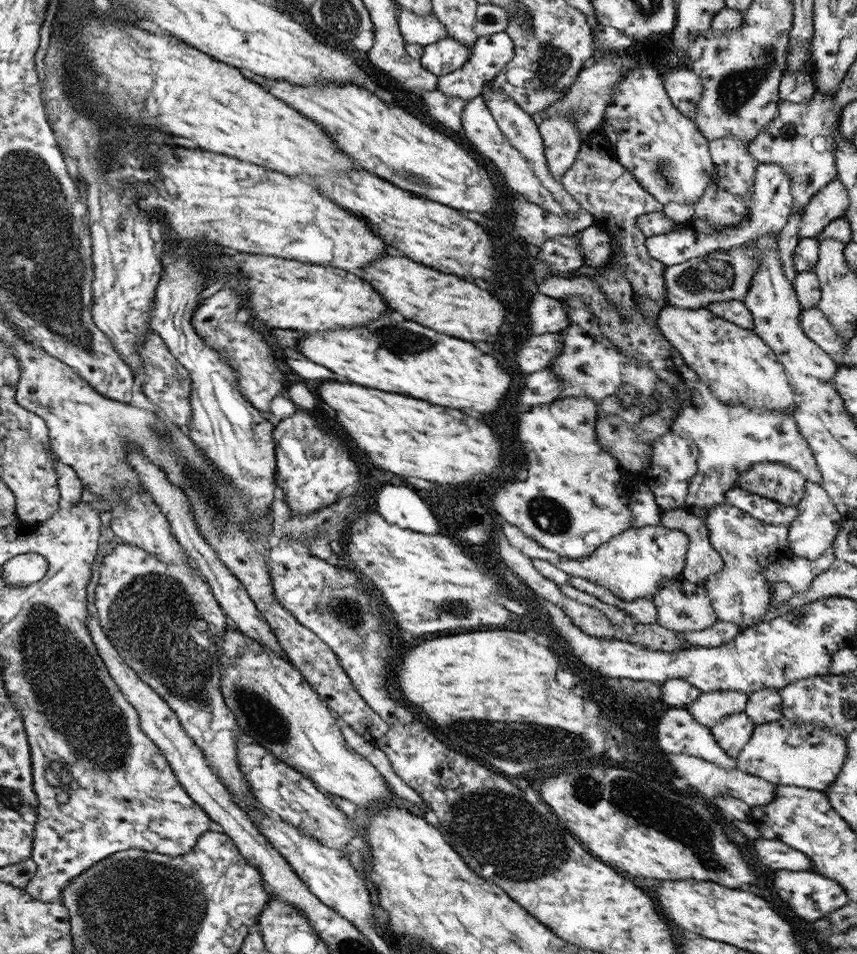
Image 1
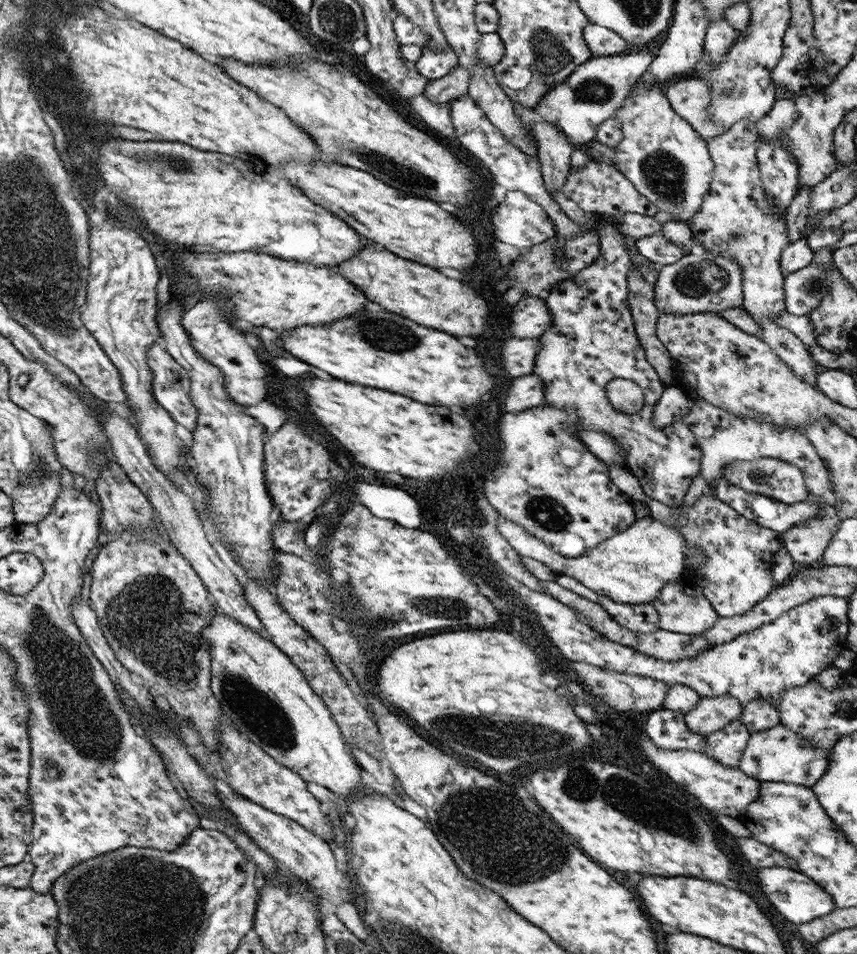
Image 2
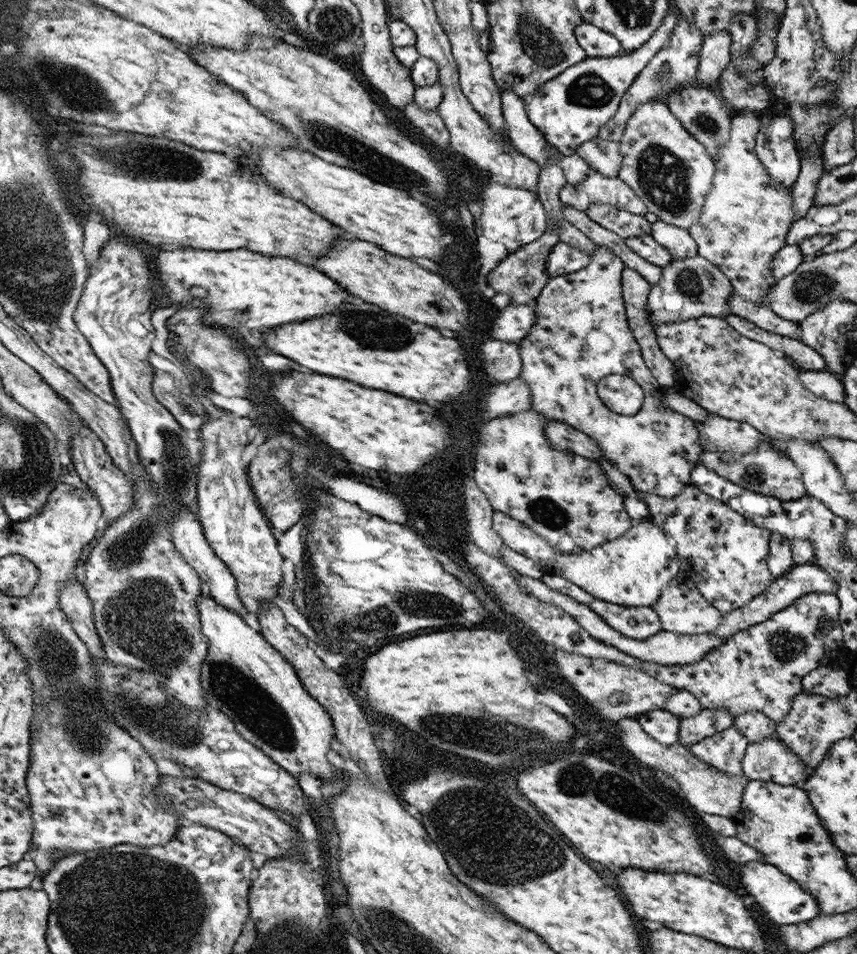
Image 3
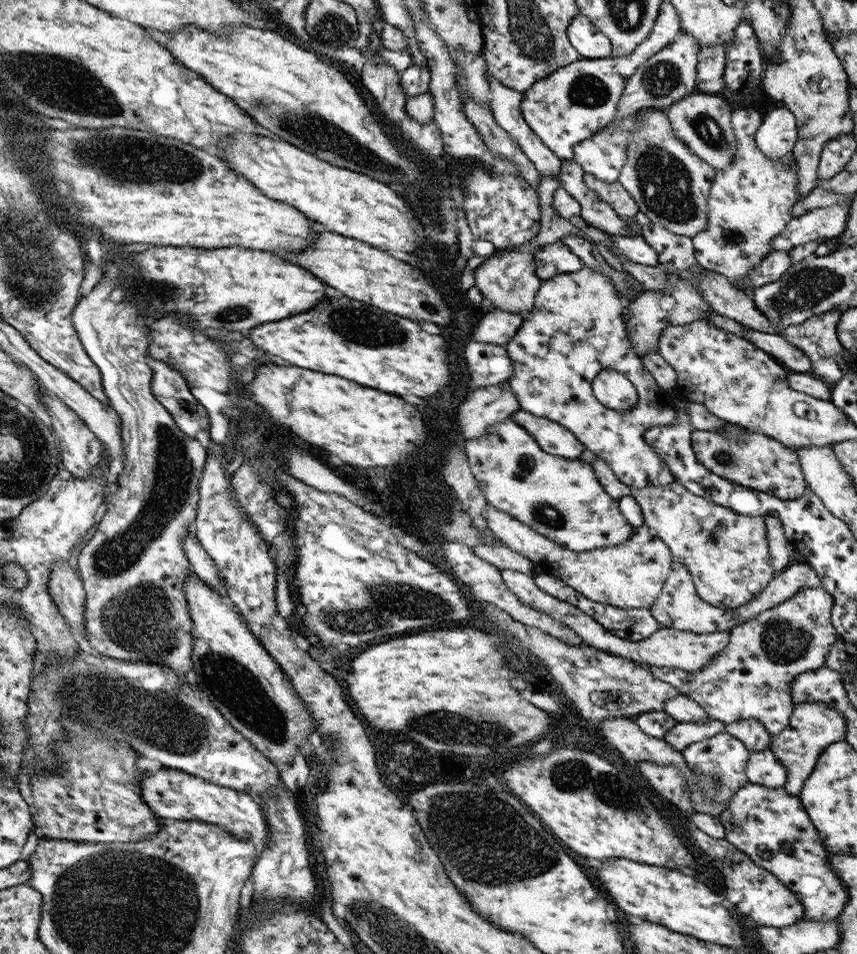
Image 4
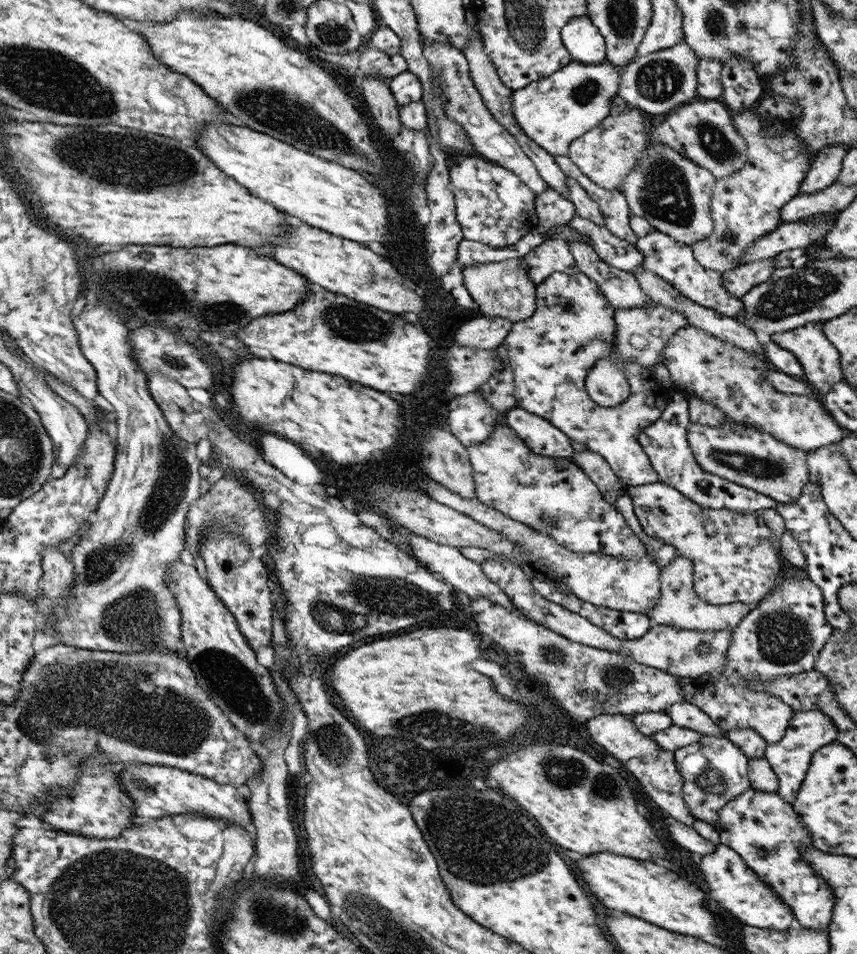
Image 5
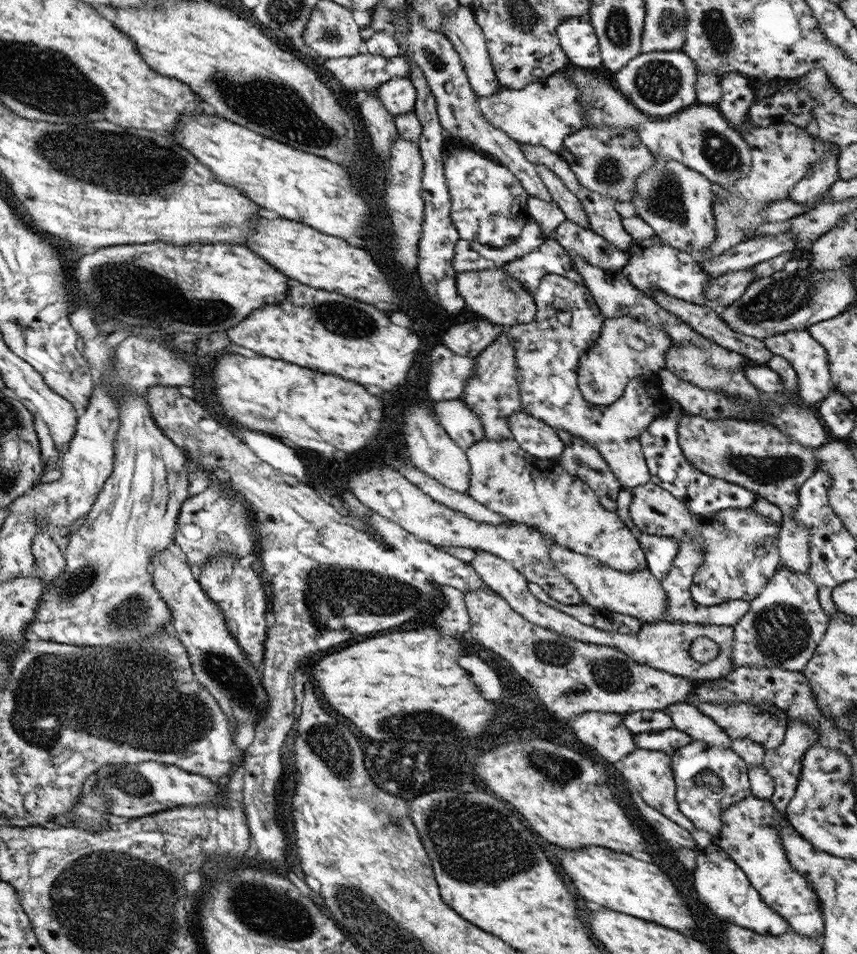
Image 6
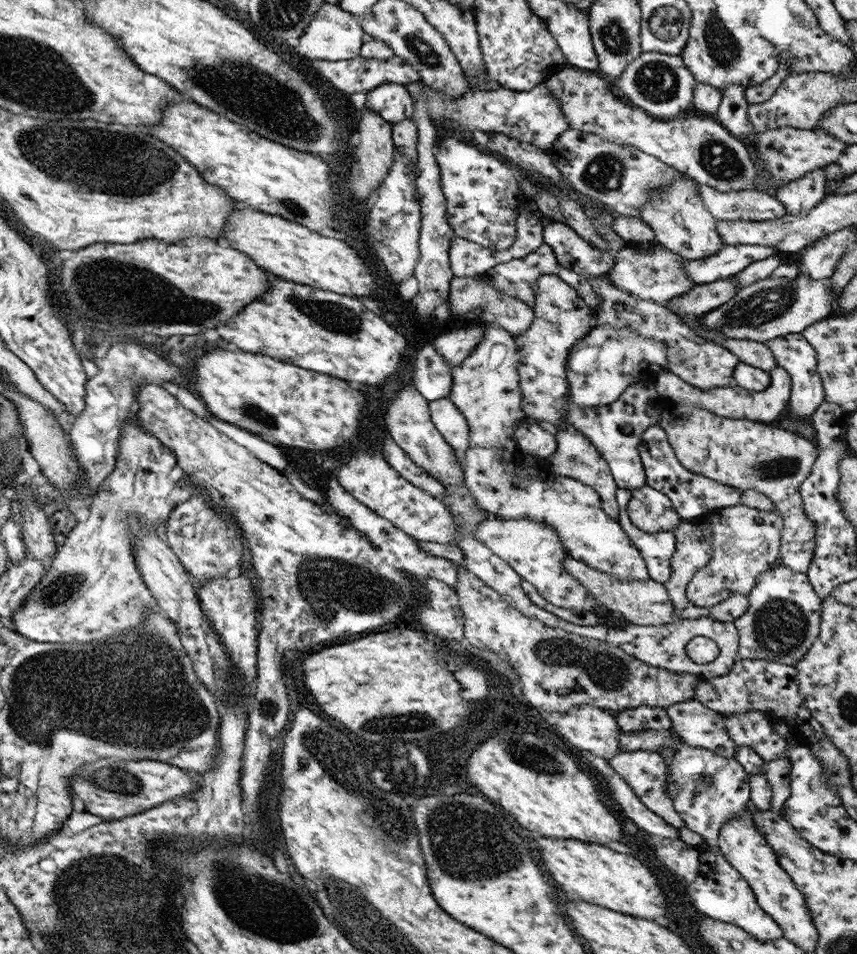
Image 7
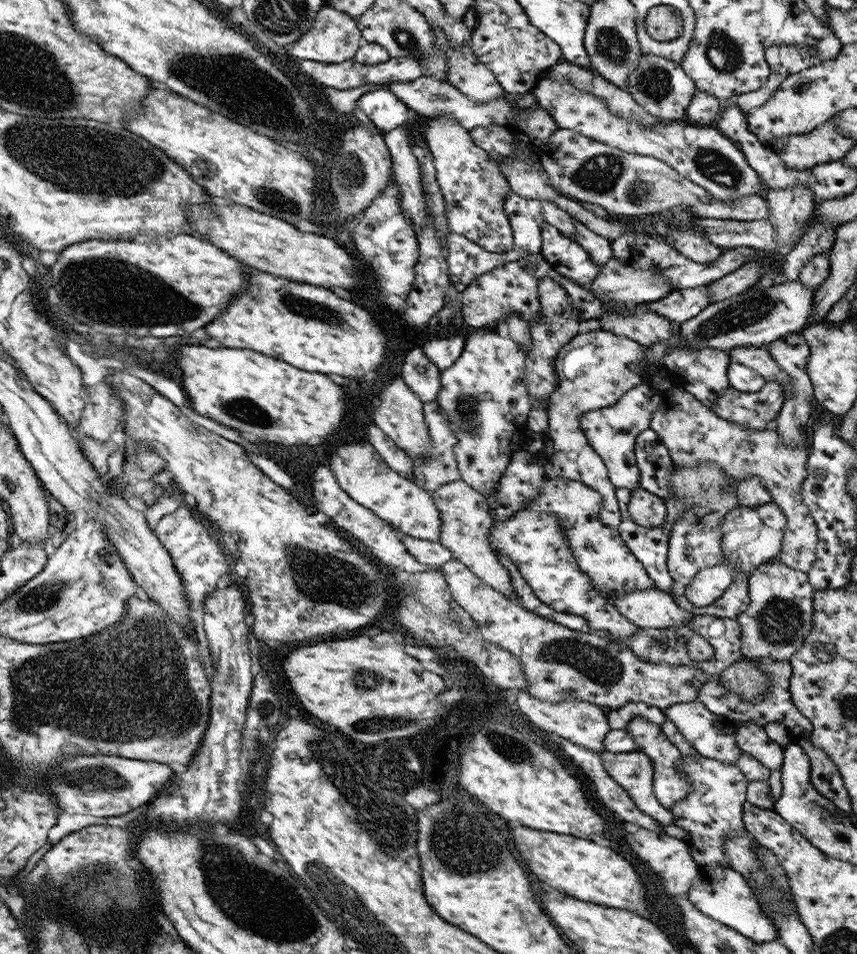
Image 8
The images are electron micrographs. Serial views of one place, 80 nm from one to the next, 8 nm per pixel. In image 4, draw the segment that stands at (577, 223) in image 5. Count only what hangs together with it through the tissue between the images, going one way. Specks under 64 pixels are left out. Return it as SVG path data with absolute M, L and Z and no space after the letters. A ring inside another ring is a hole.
M608 234L608 237L612 239L611 252L615 257L621 252L621 254L626 254L626 259L630 259L636 264L660 267L658 254L640 234L634 237Z

